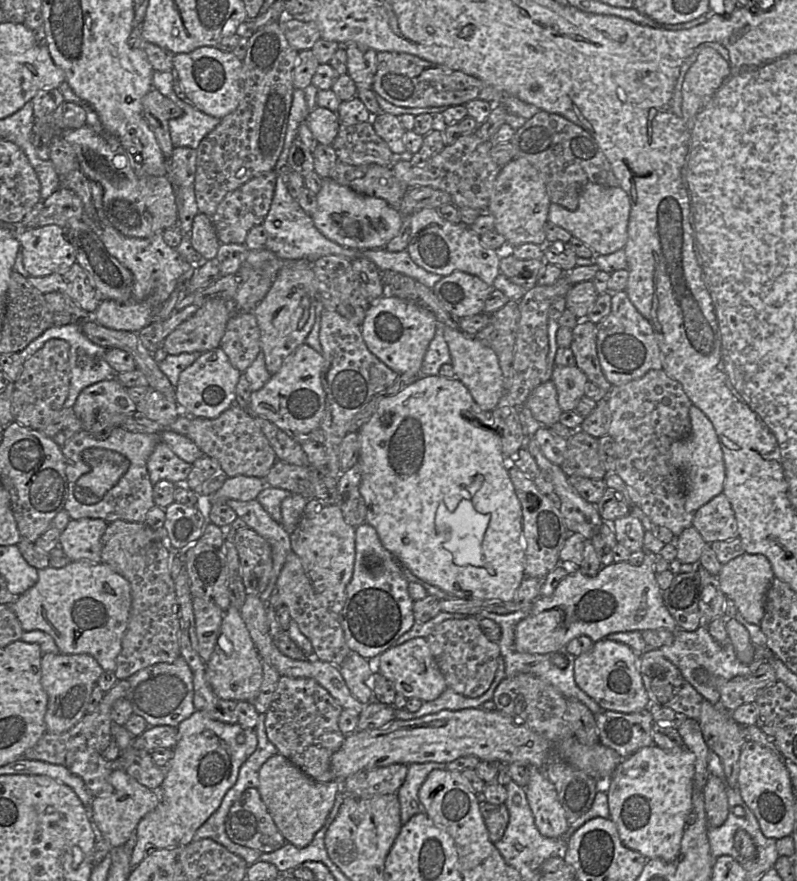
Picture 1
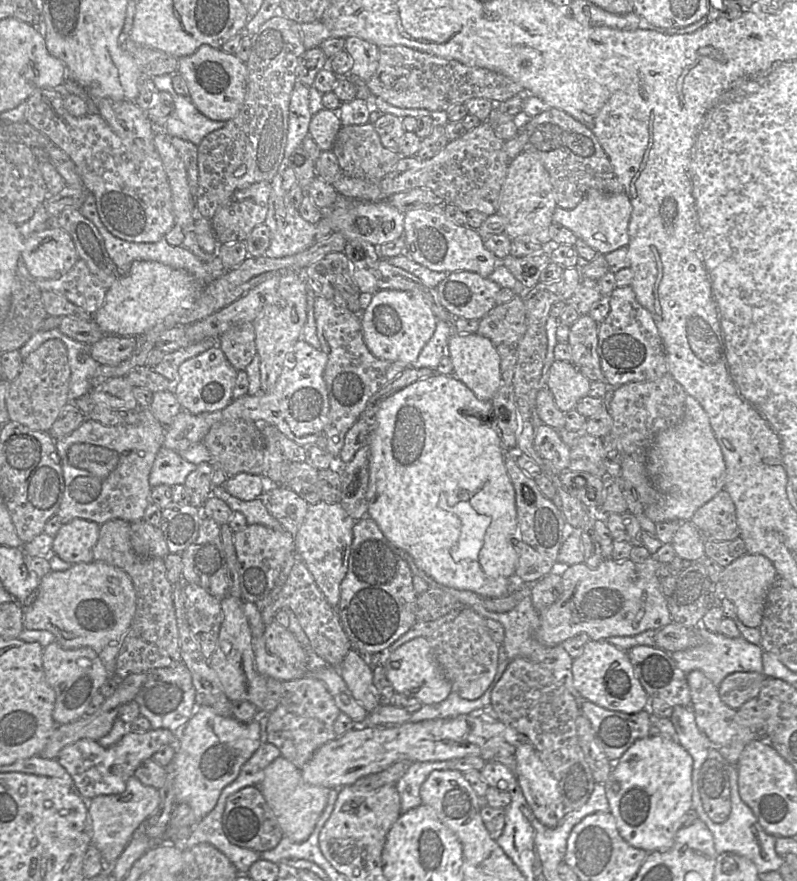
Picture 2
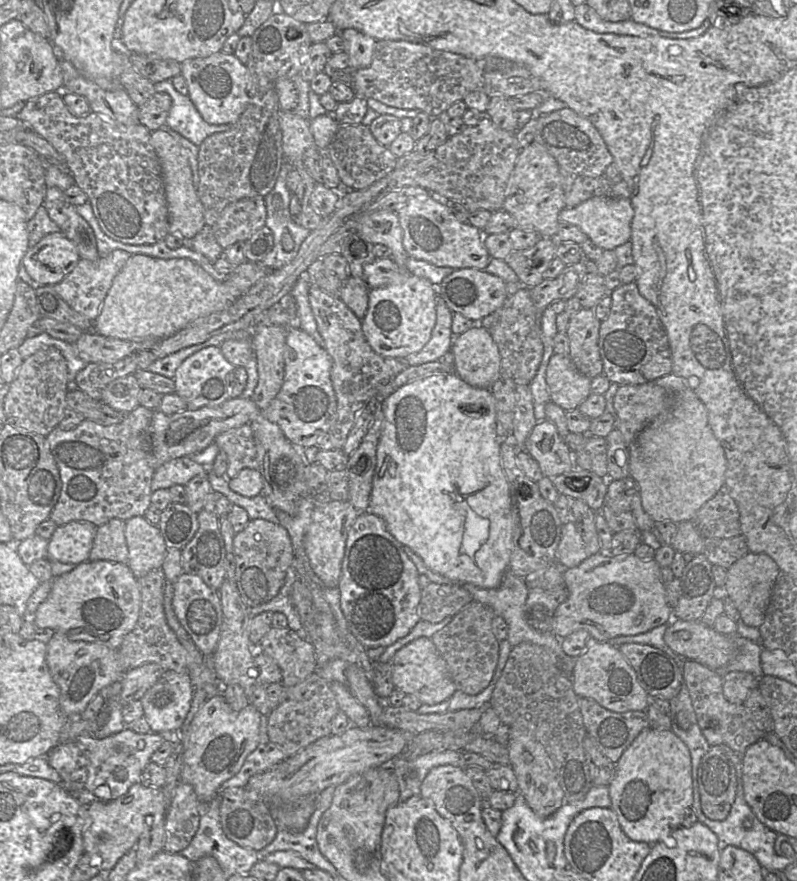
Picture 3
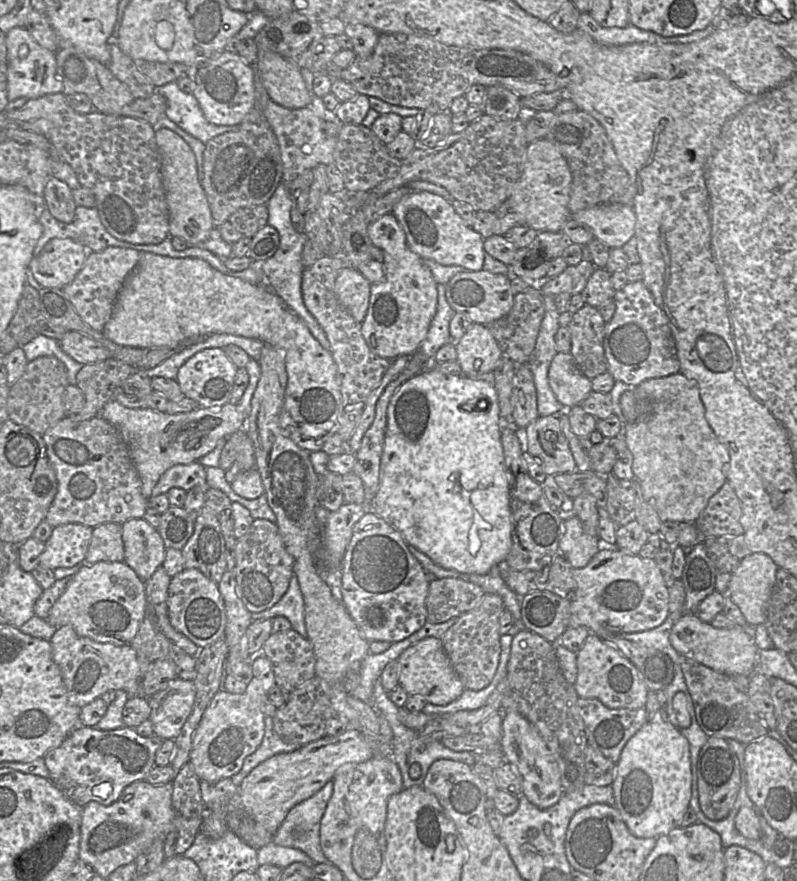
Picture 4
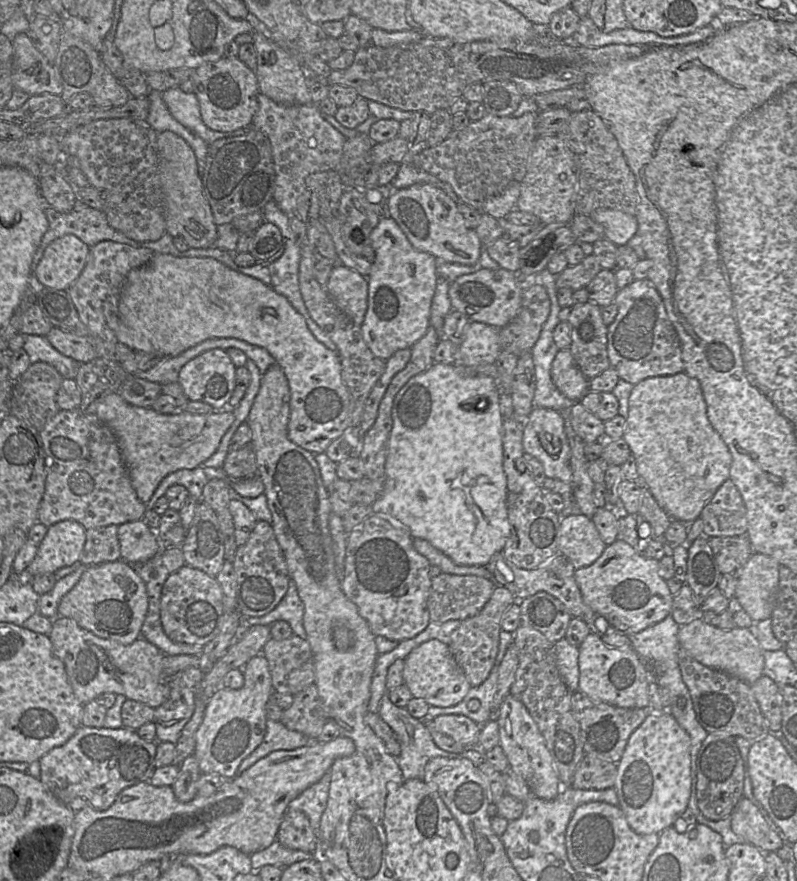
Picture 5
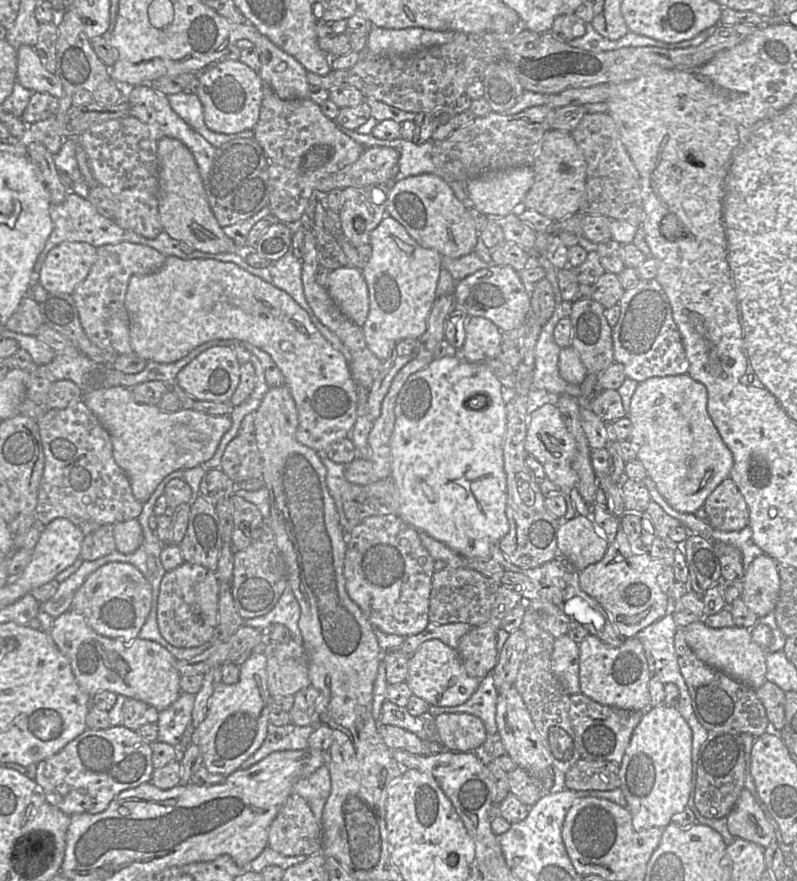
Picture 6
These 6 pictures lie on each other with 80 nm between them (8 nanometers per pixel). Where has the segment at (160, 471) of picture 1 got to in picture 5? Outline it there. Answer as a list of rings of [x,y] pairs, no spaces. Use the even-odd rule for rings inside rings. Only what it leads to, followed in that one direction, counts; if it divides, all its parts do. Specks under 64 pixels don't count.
[[[198,466],[194,469],[181,469],[167,475],[158,485],[150,500],[146,503],[146,512],[153,510],[156,501],[165,495],[167,489],[172,485],[184,486],[190,496],[195,500],[202,500],[203,487],[207,483],[204,467]]]

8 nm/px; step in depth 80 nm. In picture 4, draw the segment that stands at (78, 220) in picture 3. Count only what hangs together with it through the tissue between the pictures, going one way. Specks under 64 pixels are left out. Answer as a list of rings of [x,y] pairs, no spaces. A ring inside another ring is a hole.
[[[51,175],[45,185],[43,198],[54,218],[64,223],[74,220],[76,204],[72,189],[65,182]]]

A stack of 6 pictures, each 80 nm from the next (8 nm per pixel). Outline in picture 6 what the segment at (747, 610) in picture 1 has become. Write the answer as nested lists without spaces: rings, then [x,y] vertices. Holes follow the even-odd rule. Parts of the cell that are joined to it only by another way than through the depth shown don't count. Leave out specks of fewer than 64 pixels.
[[[762,554],[748,566],[743,577],[741,599],[758,617],[774,611],[780,592],[778,563]]]

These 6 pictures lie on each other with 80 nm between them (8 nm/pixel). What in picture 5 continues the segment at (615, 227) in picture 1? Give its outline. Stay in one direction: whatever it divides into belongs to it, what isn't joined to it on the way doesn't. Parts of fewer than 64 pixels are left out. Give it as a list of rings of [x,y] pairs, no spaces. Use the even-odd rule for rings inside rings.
[[[600,208],[590,214],[590,217],[605,229],[605,238],[618,247],[626,245],[638,231],[636,216],[622,211]]]

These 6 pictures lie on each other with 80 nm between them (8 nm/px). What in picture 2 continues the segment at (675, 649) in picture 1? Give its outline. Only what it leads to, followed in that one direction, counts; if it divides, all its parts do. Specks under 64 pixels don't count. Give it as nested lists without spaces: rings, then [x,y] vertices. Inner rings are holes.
[[[701,624],[695,626],[701,638],[701,644],[681,651],[670,653],[678,668],[685,674],[692,670],[700,670],[717,687],[722,680],[734,672],[758,672],[763,673],[762,655],[760,645],[754,645],[744,637],[730,638],[720,633],[712,633]]]

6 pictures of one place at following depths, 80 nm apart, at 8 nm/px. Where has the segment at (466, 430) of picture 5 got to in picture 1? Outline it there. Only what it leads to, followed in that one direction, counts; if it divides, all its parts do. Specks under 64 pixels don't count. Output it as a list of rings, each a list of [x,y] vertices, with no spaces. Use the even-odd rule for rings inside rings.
[[[424,375],[419,380],[407,386],[397,394],[392,396],[383,396],[378,403],[378,407],[375,413],[358,430],[359,443],[360,443],[360,455],[358,463],[360,464],[361,467],[361,483],[359,491],[366,506],[366,522],[375,528],[382,545],[395,557],[395,559],[401,564],[402,567],[408,568],[419,579],[440,588],[441,590],[455,596],[456,598],[461,598],[461,599],[484,599],[484,600],[499,599],[502,601],[510,601],[513,599],[517,588],[520,586],[522,580],[525,577],[524,575],[525,549],[524,549],[523,531],[522,531],[521,503],[515,493],[513,483],[508,473],[508,462],[510,461],[504,456],[502,452],[501,436],[496,430],[493,429],[493,424],[494,424],[493,412],[483,410],[474,401],[469,390],[457,378],[445,378],[439,375],[436,376]],[[384,416],[390,417],[390,422],[388,424],[384,423]],[[442,502],[446,505],[447,509],[450,511],[449,514],[450,518],[452,519],[449,519],[450,522],[447,521],[447,523],[441,523],[439,531],[437,531],[435,525],[435,515],[439,504]]]

